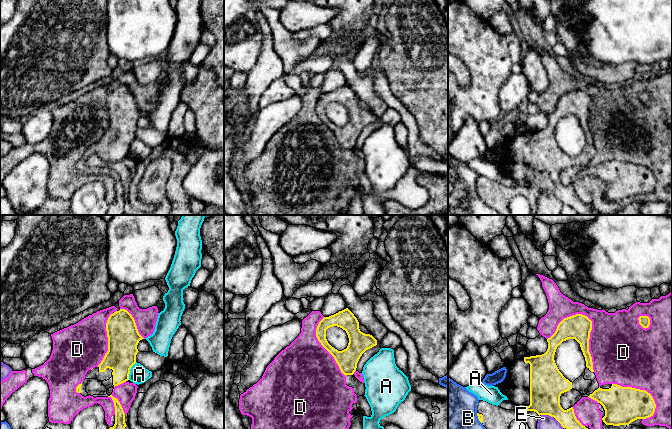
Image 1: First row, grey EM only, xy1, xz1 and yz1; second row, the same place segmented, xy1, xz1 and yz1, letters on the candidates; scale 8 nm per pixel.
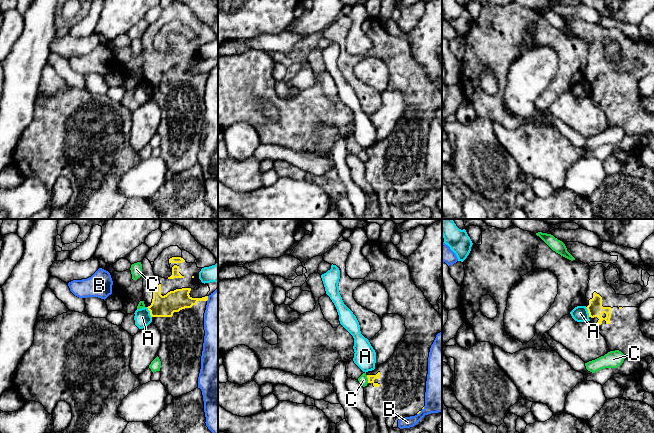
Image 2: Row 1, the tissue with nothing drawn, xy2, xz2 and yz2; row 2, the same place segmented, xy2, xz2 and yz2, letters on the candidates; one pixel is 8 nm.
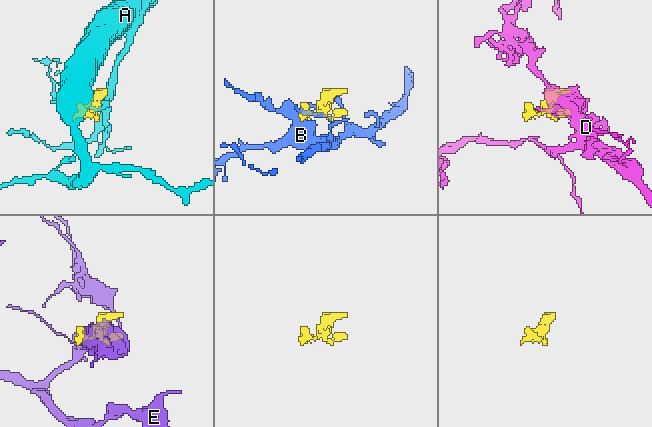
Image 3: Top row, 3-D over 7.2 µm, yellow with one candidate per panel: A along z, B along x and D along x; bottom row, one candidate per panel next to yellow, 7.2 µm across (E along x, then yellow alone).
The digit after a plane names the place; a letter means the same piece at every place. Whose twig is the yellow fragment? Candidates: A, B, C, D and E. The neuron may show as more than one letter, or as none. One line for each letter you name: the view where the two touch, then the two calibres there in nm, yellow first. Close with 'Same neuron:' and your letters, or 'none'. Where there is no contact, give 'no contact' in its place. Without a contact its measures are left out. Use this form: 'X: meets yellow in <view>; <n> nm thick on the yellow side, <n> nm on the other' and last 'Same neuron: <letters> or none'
Same neuron: none

